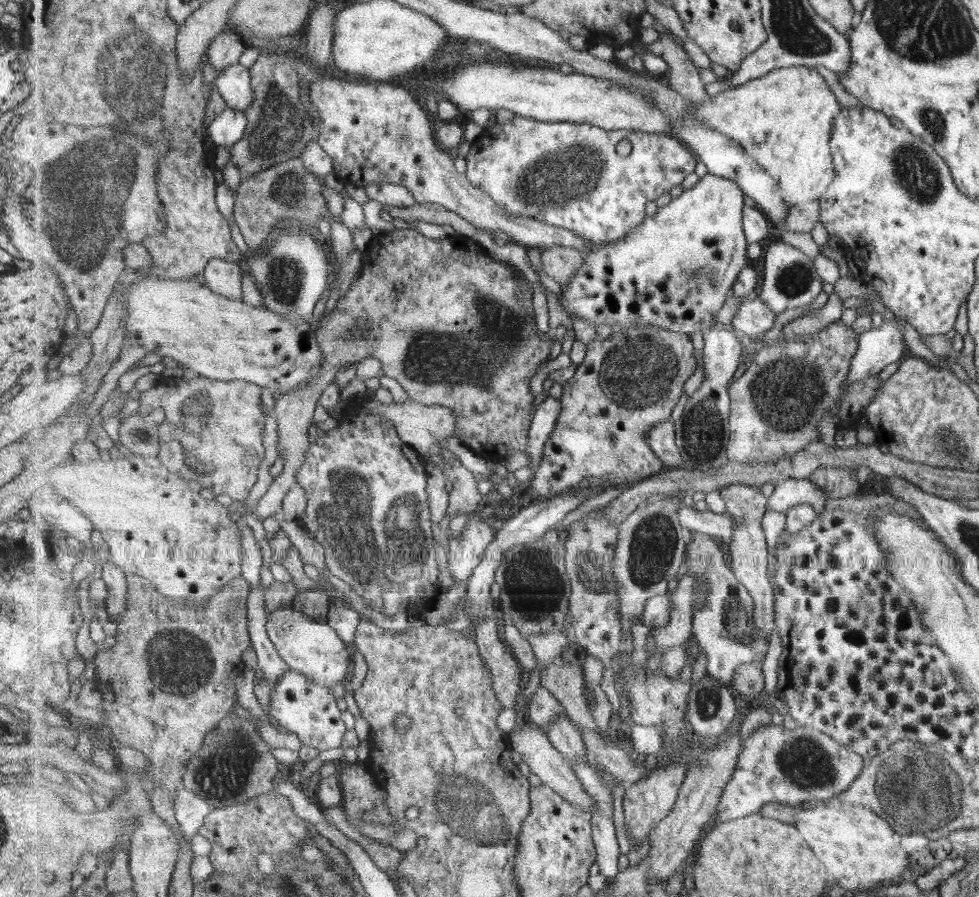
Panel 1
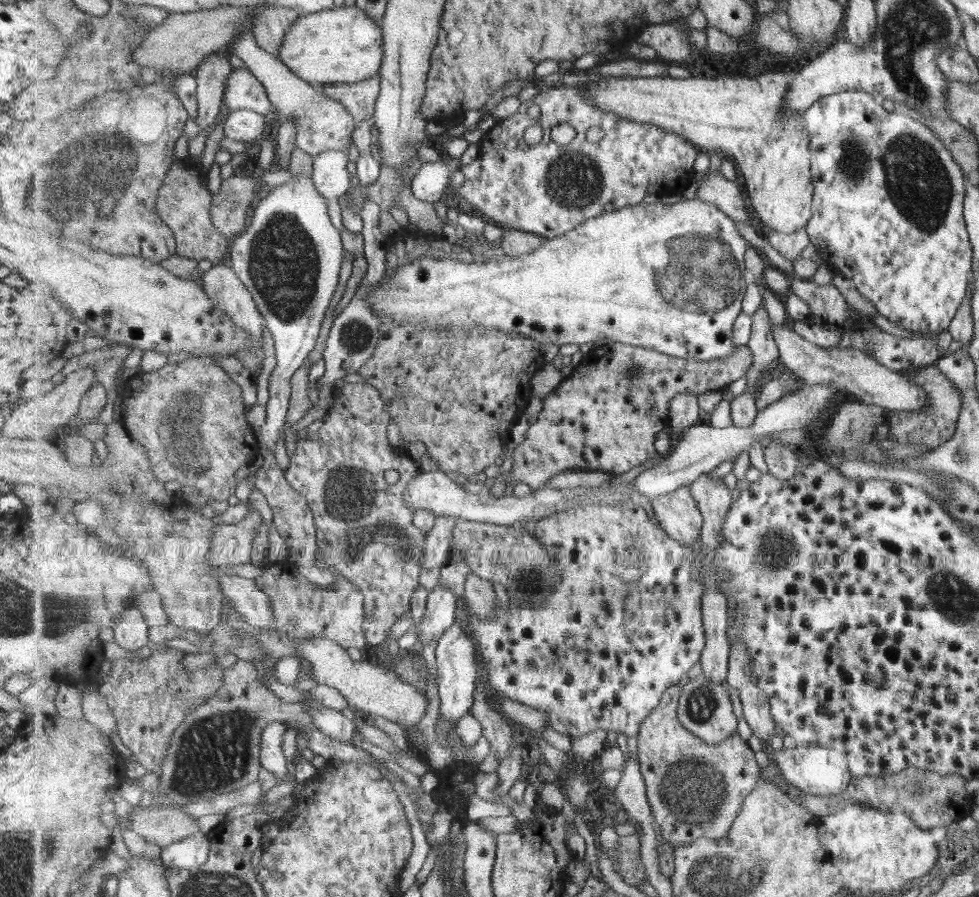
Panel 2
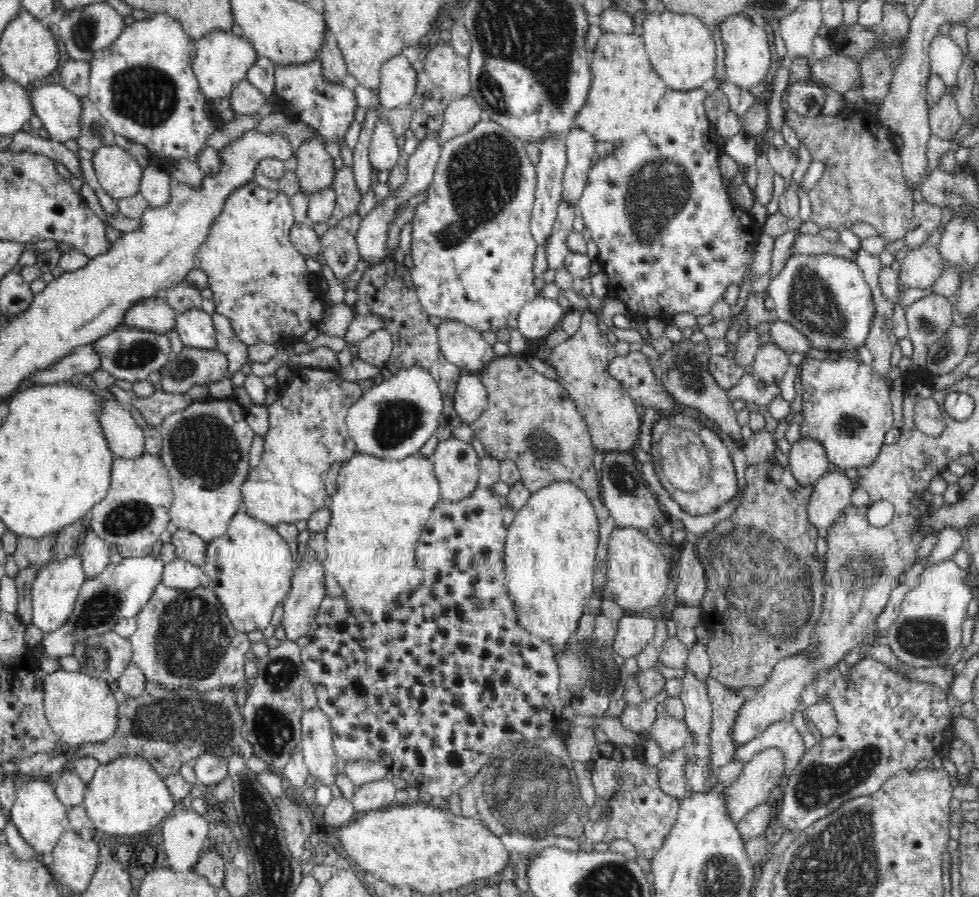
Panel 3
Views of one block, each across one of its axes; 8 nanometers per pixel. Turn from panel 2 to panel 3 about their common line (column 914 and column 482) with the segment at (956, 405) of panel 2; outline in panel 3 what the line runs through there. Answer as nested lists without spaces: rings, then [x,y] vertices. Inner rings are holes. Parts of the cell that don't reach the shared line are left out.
[[[503,356],[494,358],[482,370],[478,372],[480,381],[488,393],[488,404],[482,414],[470,424],[474,438],[484,444],[489,456],[502,462],[504,459],[514,461],[514,465],[521,471],[521,478],[524,486],[530,494],[543,487],[550,486],[551,483],[568,482],[580,487],[593,503],[594,510],[597,511],[599,526],[599,538],[594,563],[594,578],[604,578],[607,563],[607,542],[610,535],[618,526],[611,517],[610,511],[606,508],[602,498],[600,498],[601,488],[599,487],[598,472],[594,469],[592,456],[594,456],[595,446],[592,443],[589,430],[583,421],[583,416],[576,408],[571,396],[559,382],[554,379],[546,378],[539,374],[527,361],[526,356]]]

